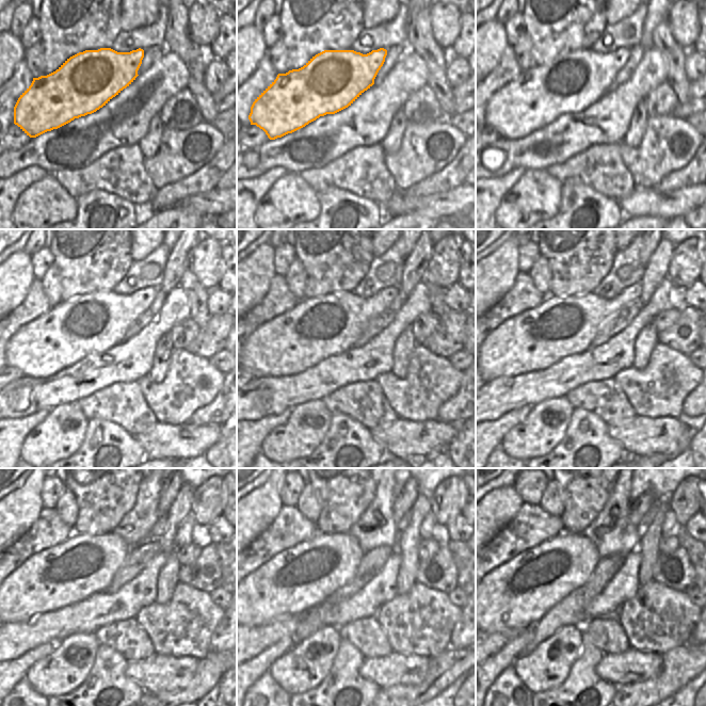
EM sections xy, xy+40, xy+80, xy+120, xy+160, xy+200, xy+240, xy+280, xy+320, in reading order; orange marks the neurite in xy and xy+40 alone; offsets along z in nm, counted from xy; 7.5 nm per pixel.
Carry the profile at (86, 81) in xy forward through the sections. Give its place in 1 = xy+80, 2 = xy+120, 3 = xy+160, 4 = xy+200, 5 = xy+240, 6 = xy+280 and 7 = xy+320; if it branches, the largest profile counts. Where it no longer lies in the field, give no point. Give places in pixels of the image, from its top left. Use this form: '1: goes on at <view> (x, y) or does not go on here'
1: goes on at xy+80 (572, 82)
2: goes on at xy+120 (93, 323)
3: goes on at xy+160 (318, 327)
4: goes on at xy+200 (534, 339)
5: goes on at xy+240 (63, 575)
6: goes on at xy+280 (295, 580)
7: goes on at xy+320 (516, 594)

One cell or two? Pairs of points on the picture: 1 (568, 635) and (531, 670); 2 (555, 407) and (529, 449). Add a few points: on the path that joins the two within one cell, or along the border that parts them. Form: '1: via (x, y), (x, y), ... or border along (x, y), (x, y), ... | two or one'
1: via (558, 637), (549, 644), (546, 655), (542, 659) | one
2: via (542, 411), (541, 431), (535, 436) | one

